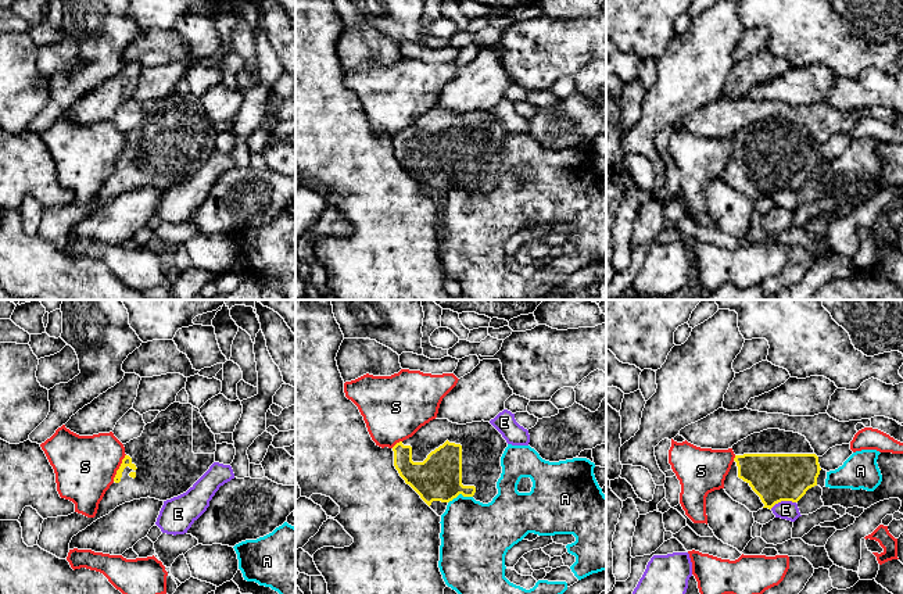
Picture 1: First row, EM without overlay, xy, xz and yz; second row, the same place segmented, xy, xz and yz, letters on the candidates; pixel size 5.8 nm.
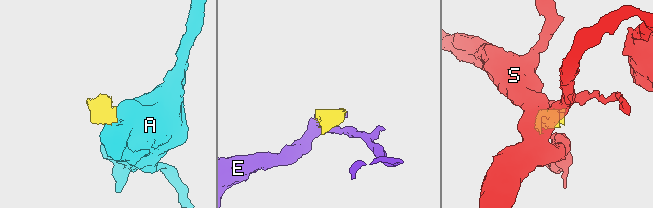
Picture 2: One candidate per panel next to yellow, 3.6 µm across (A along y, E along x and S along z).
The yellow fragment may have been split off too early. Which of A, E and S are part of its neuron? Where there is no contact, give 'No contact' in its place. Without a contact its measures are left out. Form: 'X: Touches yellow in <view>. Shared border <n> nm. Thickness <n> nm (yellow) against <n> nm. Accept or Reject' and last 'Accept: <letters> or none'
A: Touches yellow in xz. Shared border 150 nm. Thickness 280 nm (yellow) against 360 nm. Reject
E: Touches yellow in yz. Shared border 160 nm. Thickness 280 nm (yellow) against 110 nm. Reject
S: Touches yellow in xy. Shared border 180 nm. Thickness 60 nm (yellow) against 360 nm. Reject
Accept: none

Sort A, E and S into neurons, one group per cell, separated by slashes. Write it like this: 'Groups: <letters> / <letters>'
Groups: A / E / S

